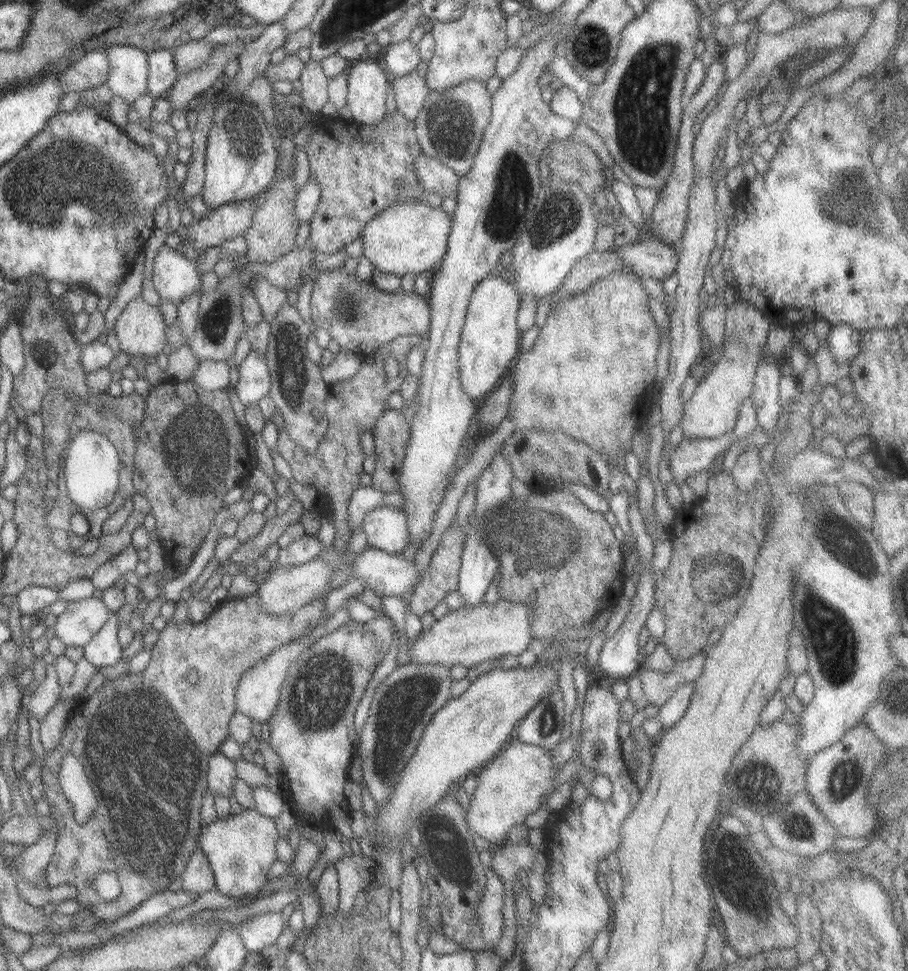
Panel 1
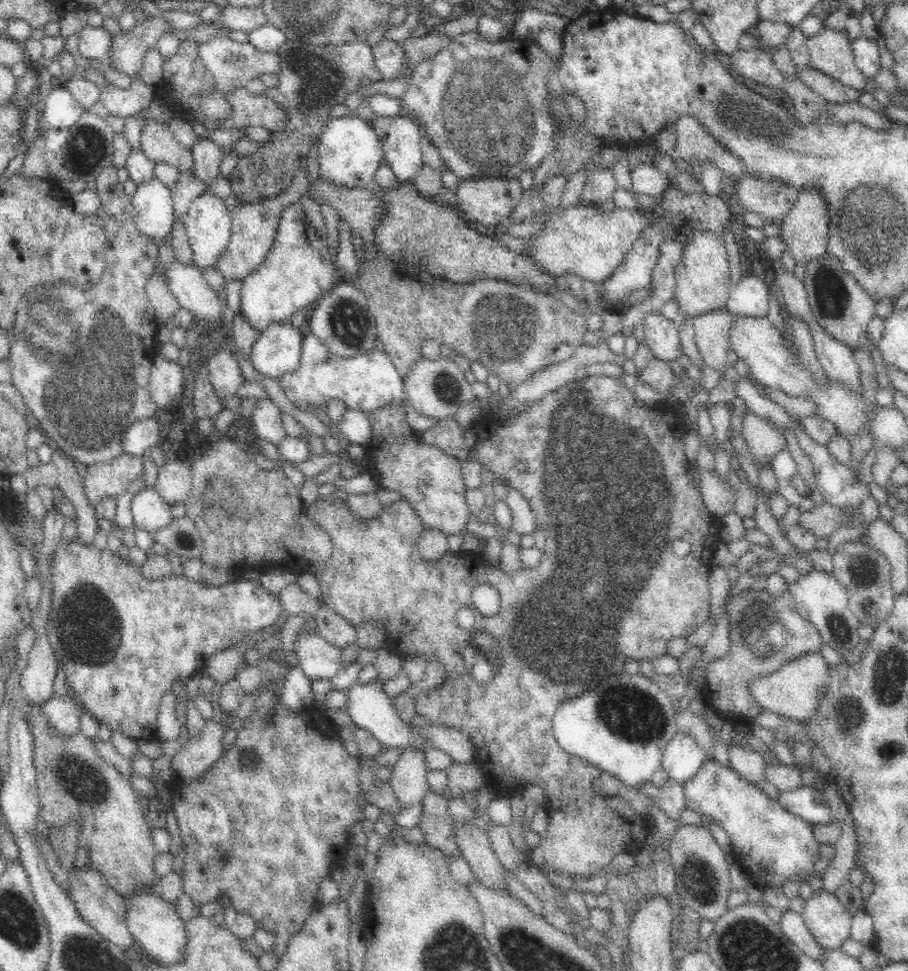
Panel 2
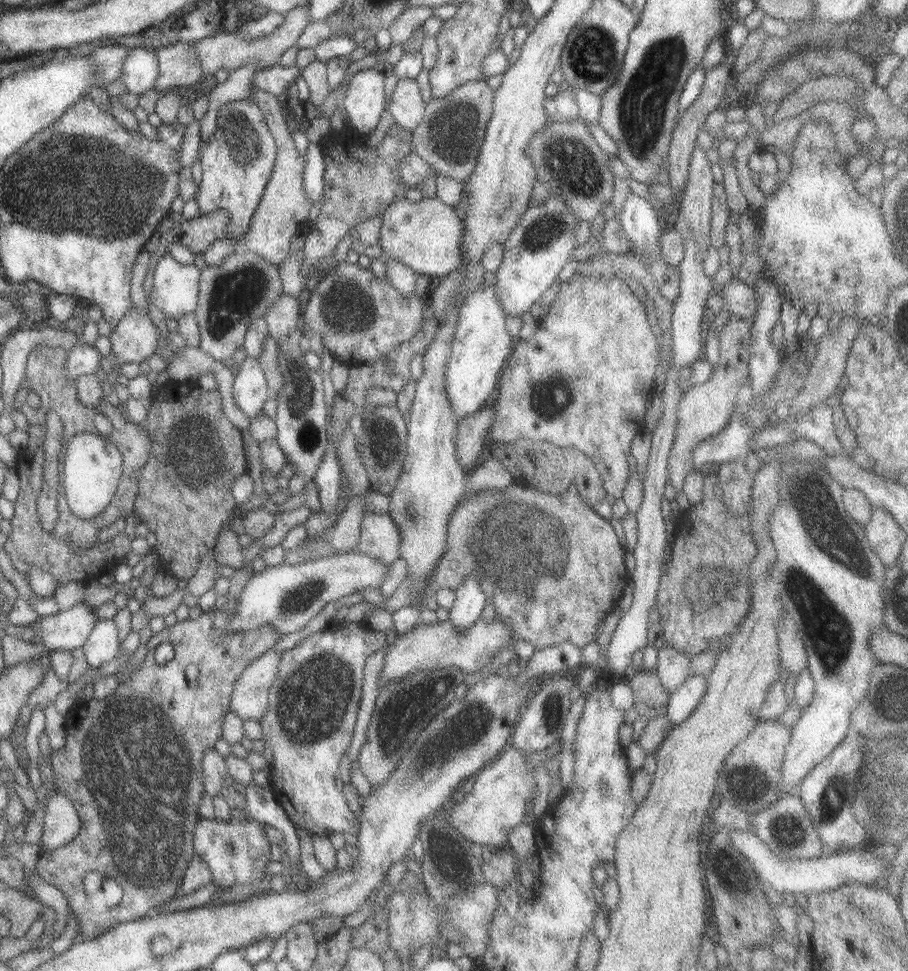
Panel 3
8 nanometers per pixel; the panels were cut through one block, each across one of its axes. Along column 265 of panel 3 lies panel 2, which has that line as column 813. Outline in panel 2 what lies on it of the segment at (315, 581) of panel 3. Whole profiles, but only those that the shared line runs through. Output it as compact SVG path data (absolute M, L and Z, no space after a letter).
M812 567L806 574L799 577L788 585L787 593L794 600L795 610L799 616L813 624L819 632L823 645L830 645L834 650L841 652L854 648L861 642L856 634L861 625L848 609L848 600L842 585L830 572Z

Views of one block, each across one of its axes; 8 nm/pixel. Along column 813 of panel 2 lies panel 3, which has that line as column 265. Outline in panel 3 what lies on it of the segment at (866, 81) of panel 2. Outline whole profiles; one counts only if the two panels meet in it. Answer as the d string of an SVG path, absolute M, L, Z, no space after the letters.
M308 3L289 10L284 15L281 25L277 26L270 34L261 38L245 41L235 37L234 34L220 33L192 42L188 46L192 49L192 54L194 55L194 60L198 63L198 68L205 75L213 75L220 69L229 72L241 66L252 66L252 64L256 64L258 70L261 70L262 68L277 65L279 56L295 45L297 37L301 35L301 32L308 24L307 16Z

